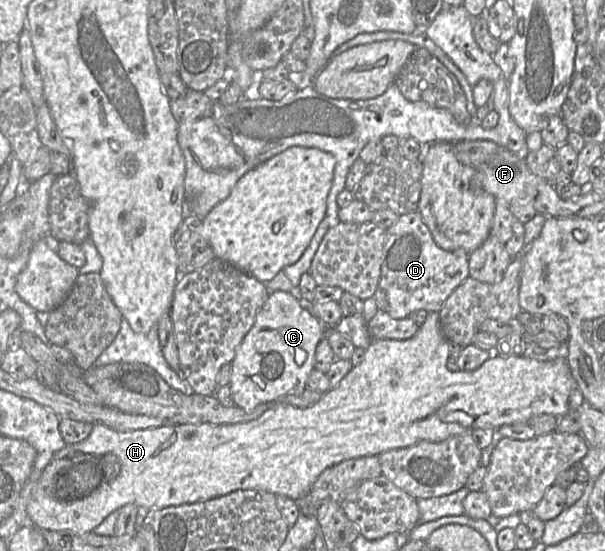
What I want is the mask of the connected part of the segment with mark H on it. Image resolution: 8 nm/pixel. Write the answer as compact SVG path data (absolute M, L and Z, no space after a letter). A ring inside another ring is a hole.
M433 311L429 312L417 333L409 339L372 340L368 348L365 349L363 361L354 366L335 387L325 392L314 405L309 407L295 407L289 403L278 402L265 410L258 418L235 424L164 424L158 427L131 431L118 431L102 424L93 424L92 431L86 439L77 443L66 444L54 454L43 470L27 505L28 523L39 529L72 532L82 535L92 532L110 513L116 509L121 509L129 503L148 509L161 509L169 506L207 501L238 489L261 489L275 495L284 495L297 501L309 494L315 480L326 468L344 460L380 455L387 450L408 447L420 441L440 442L450 436L471 434L472 431L478 428L497 429L502 425L522 422L540 414L562 417L569 412L569 395L576 386L576 382L564 355L559 355L553 360L548 361L523 355L503 358L498 355L494 348L489 350L489 359L479 368L473 371L458 370L452 372L447 368L449 348L450 343L441 331L439 312Z

